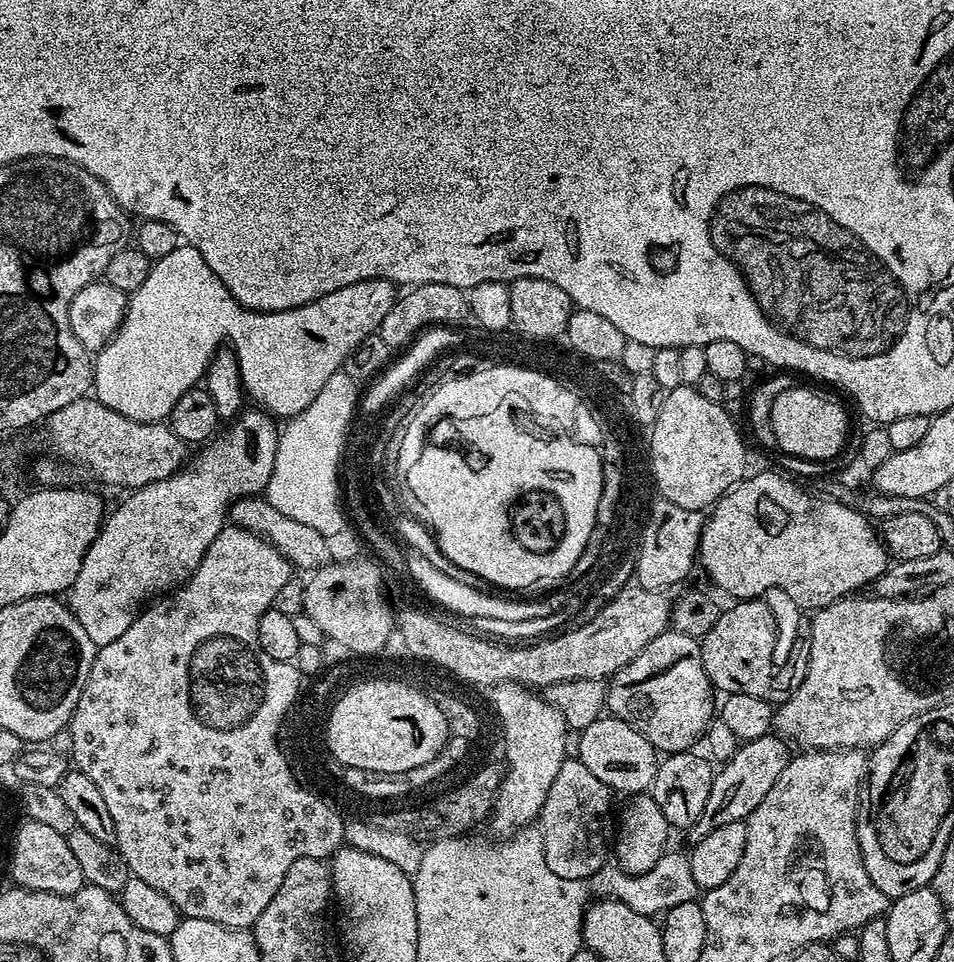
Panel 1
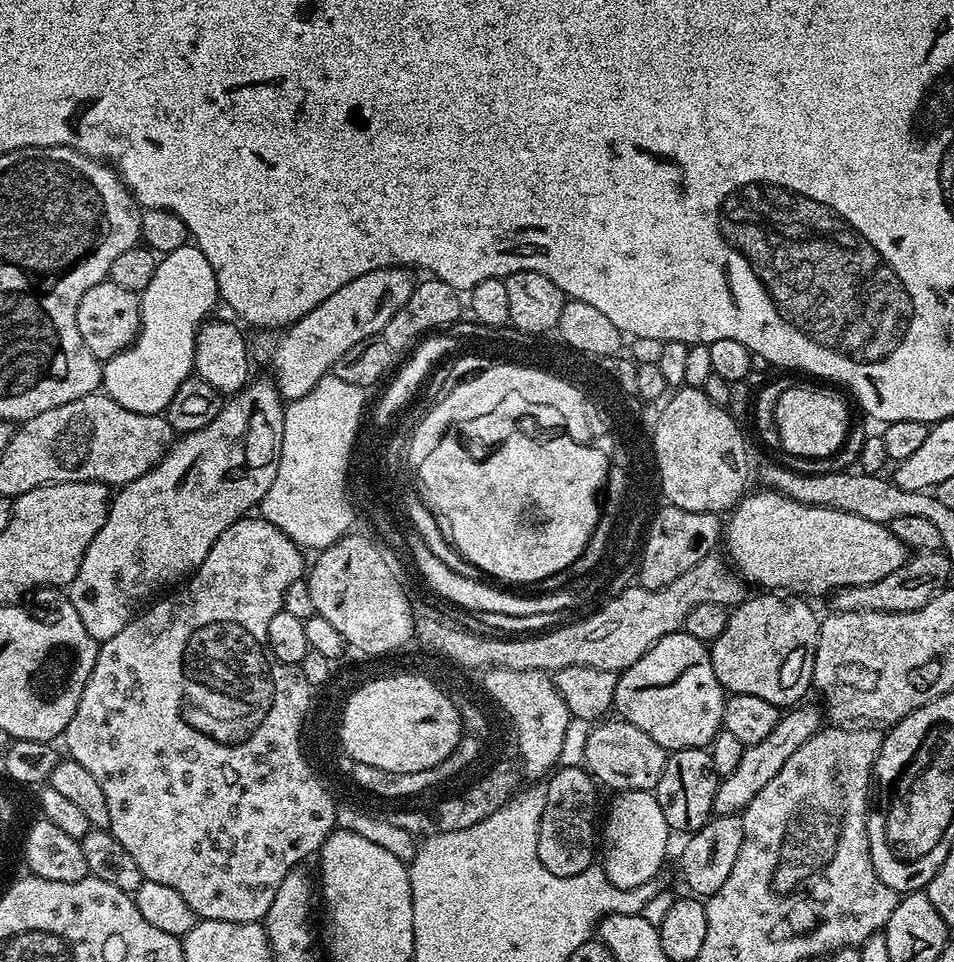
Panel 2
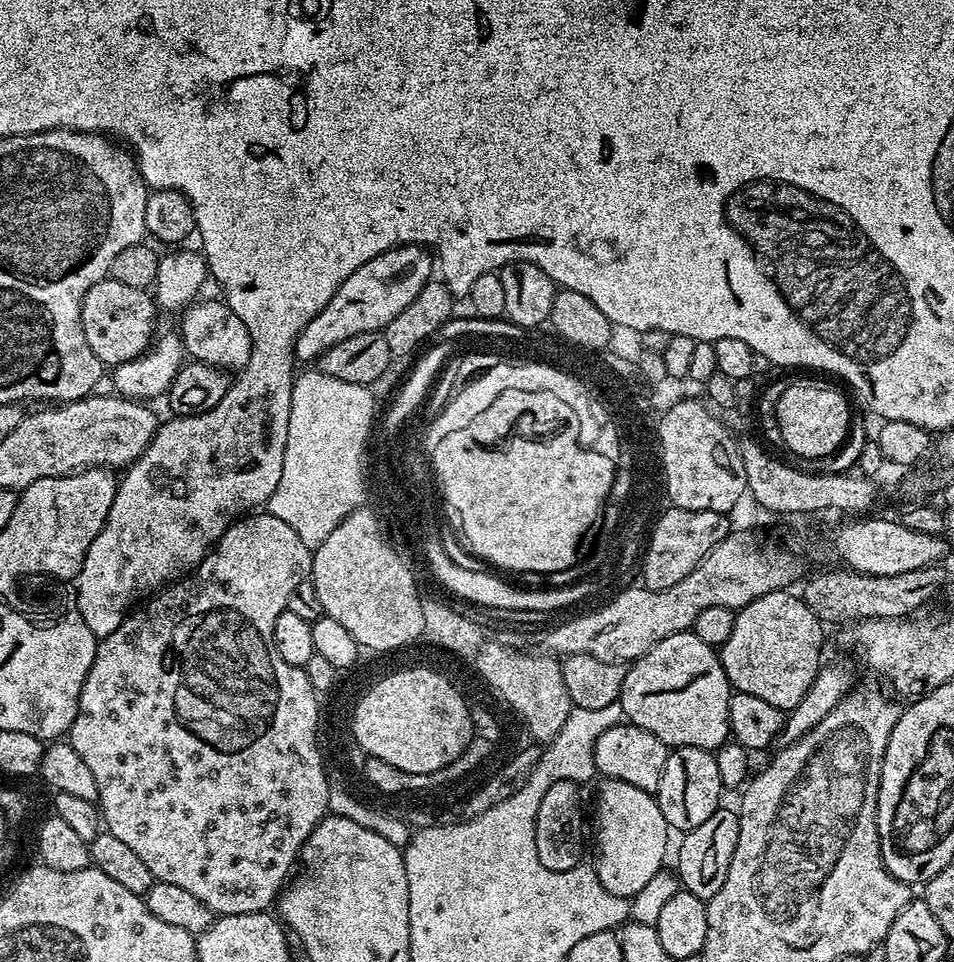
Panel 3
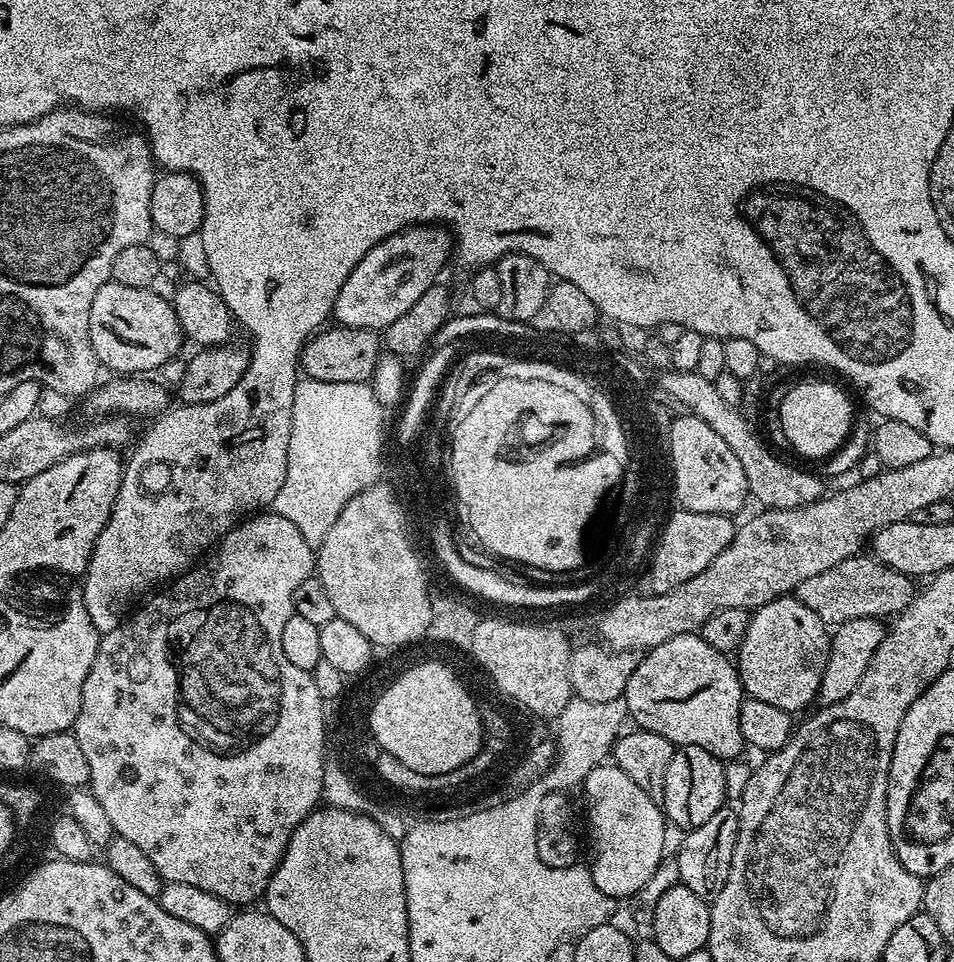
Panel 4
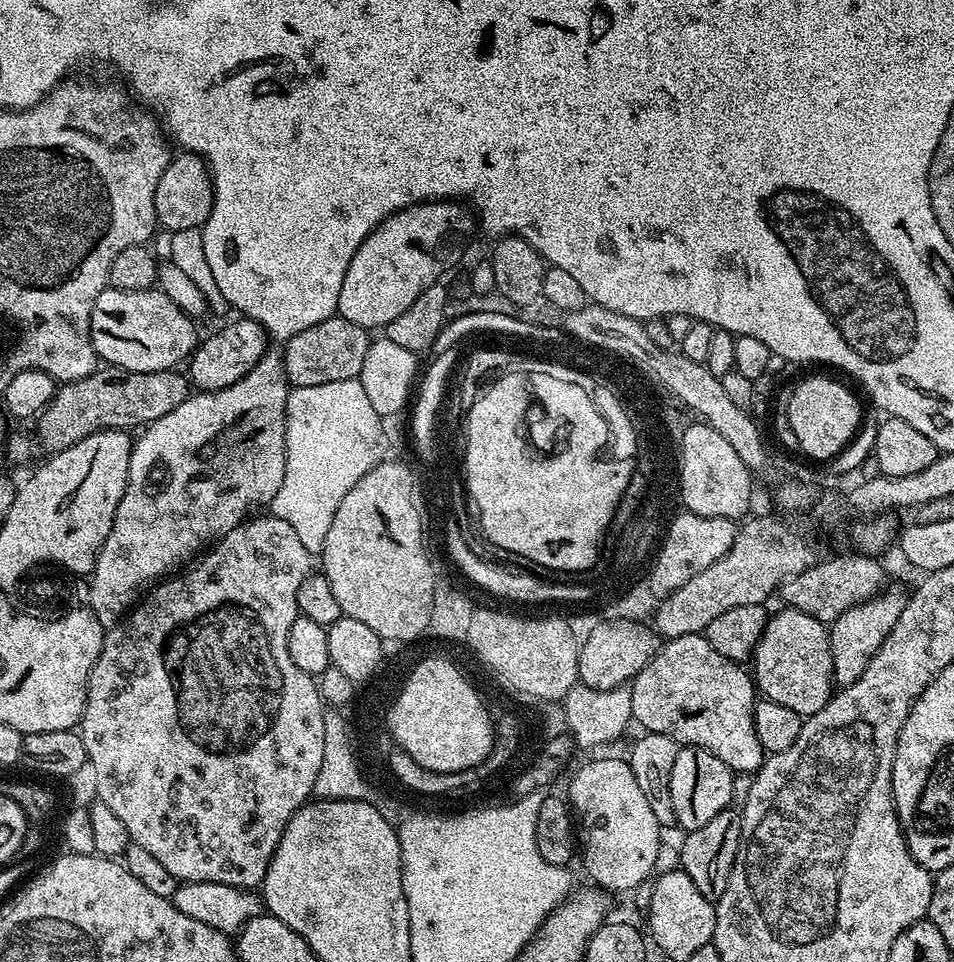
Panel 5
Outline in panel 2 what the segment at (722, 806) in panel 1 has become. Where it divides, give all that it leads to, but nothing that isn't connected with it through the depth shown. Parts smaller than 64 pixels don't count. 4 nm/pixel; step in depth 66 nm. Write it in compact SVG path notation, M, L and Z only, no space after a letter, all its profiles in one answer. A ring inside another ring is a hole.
M801 703L795 710L785 711L781 715L778 726L774 726L774 730L770 730L770 735L762 738L762 742L754 742L745 747L734 774L723 777L716 785L716 797L712 807L715 815L735 816L743 813L744 808L754 798L754 794L758 794L758 790L762 790L762 786L766 786L766 782L770 782L770 778L774 778L774 774L778 774L778 770L782 770L782 766L786 766L790 754L794 754L794 750L798 750L798 746L805 744L810 737L820 731L822 727L821 709L819 707L816 709L814 705L808 703Z

